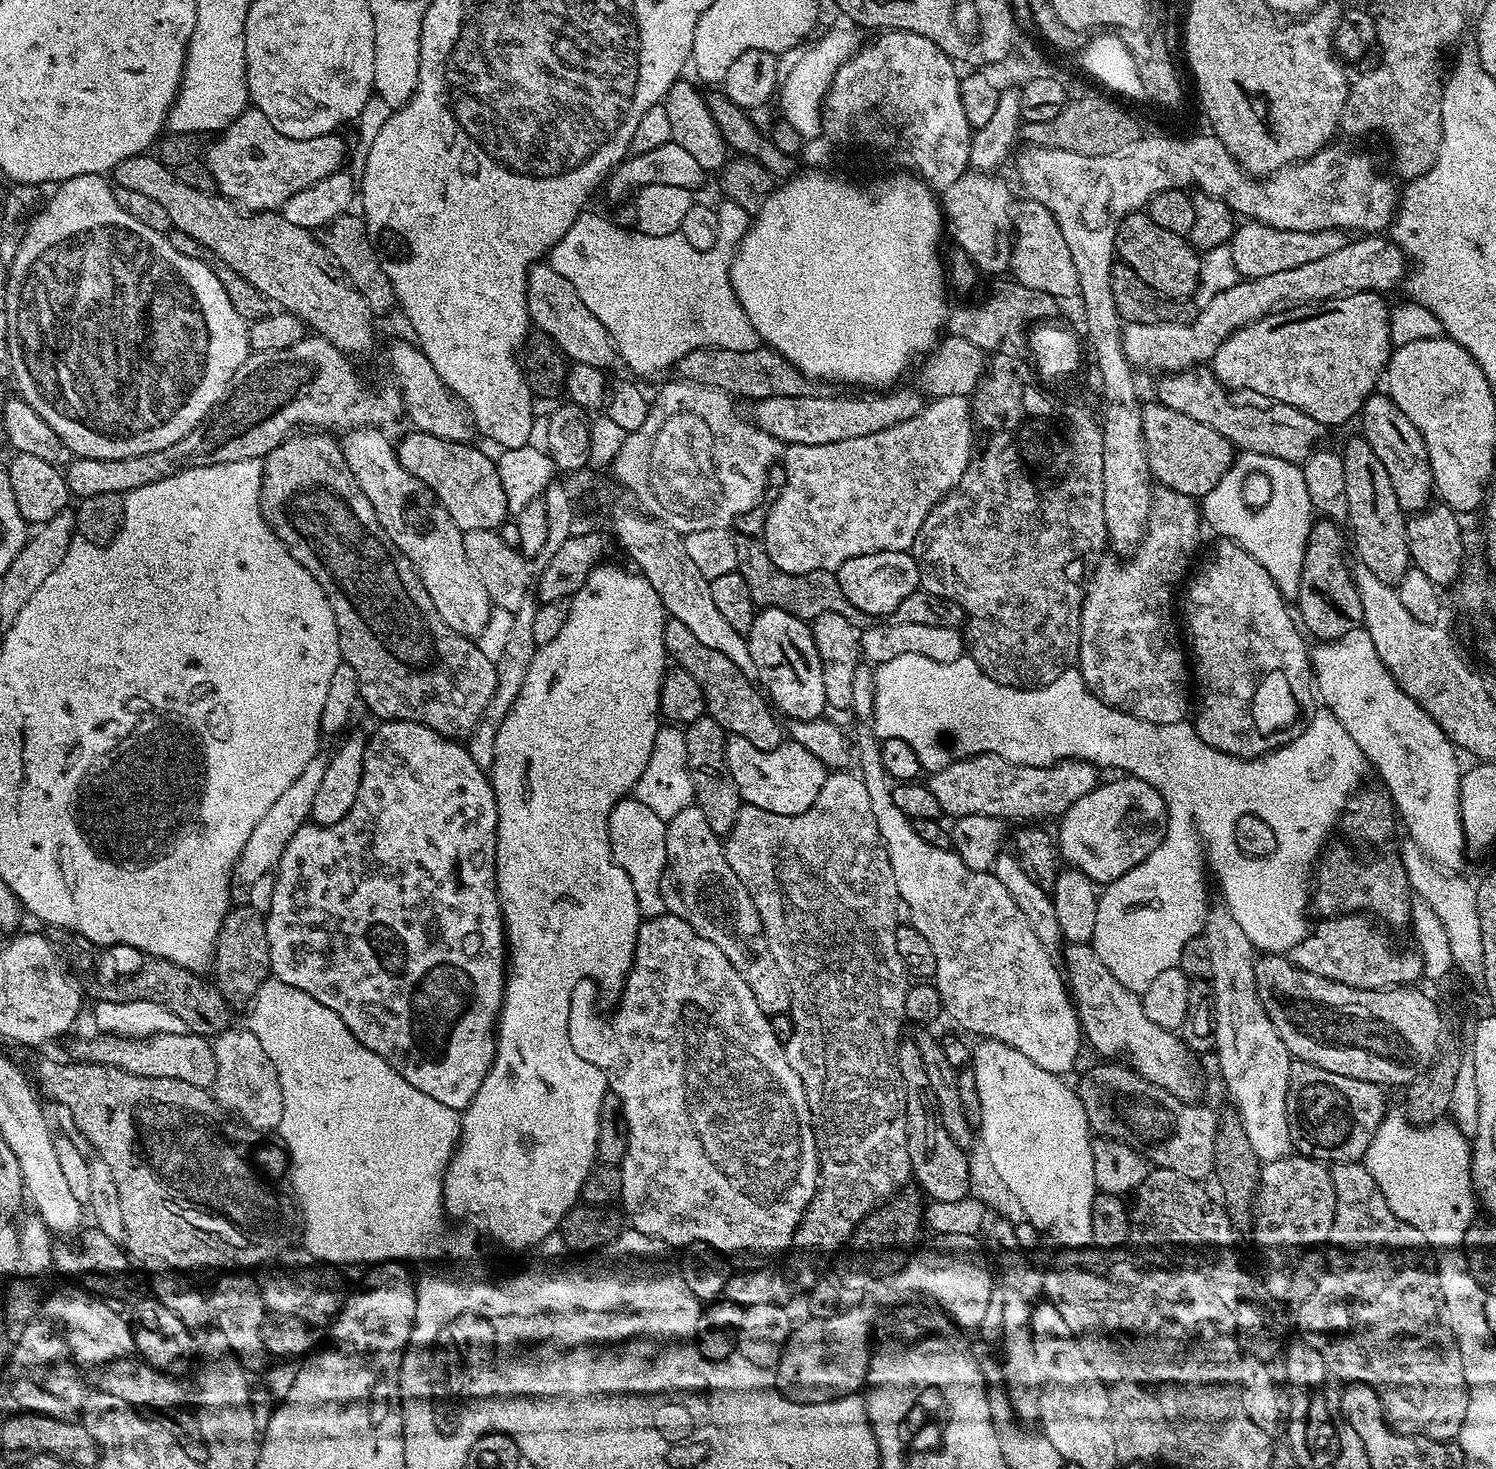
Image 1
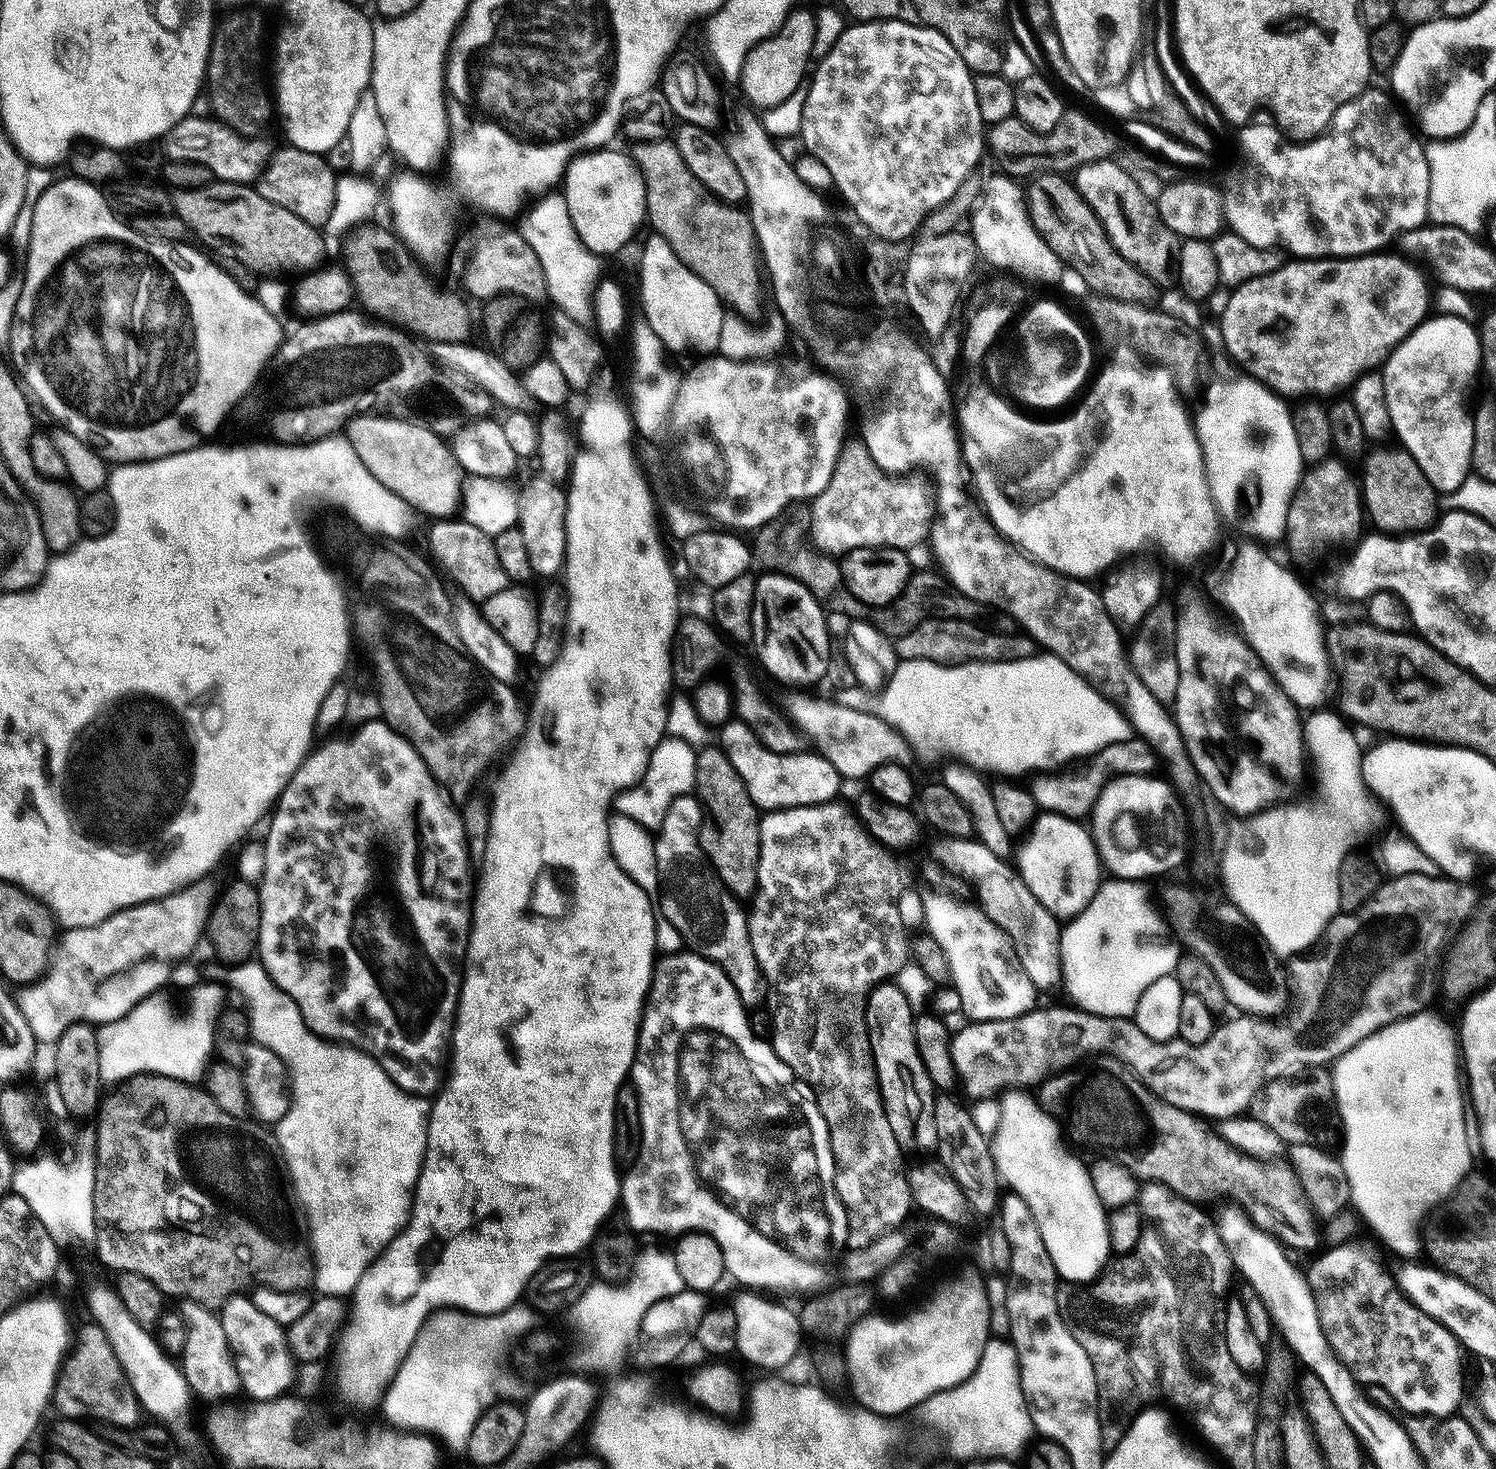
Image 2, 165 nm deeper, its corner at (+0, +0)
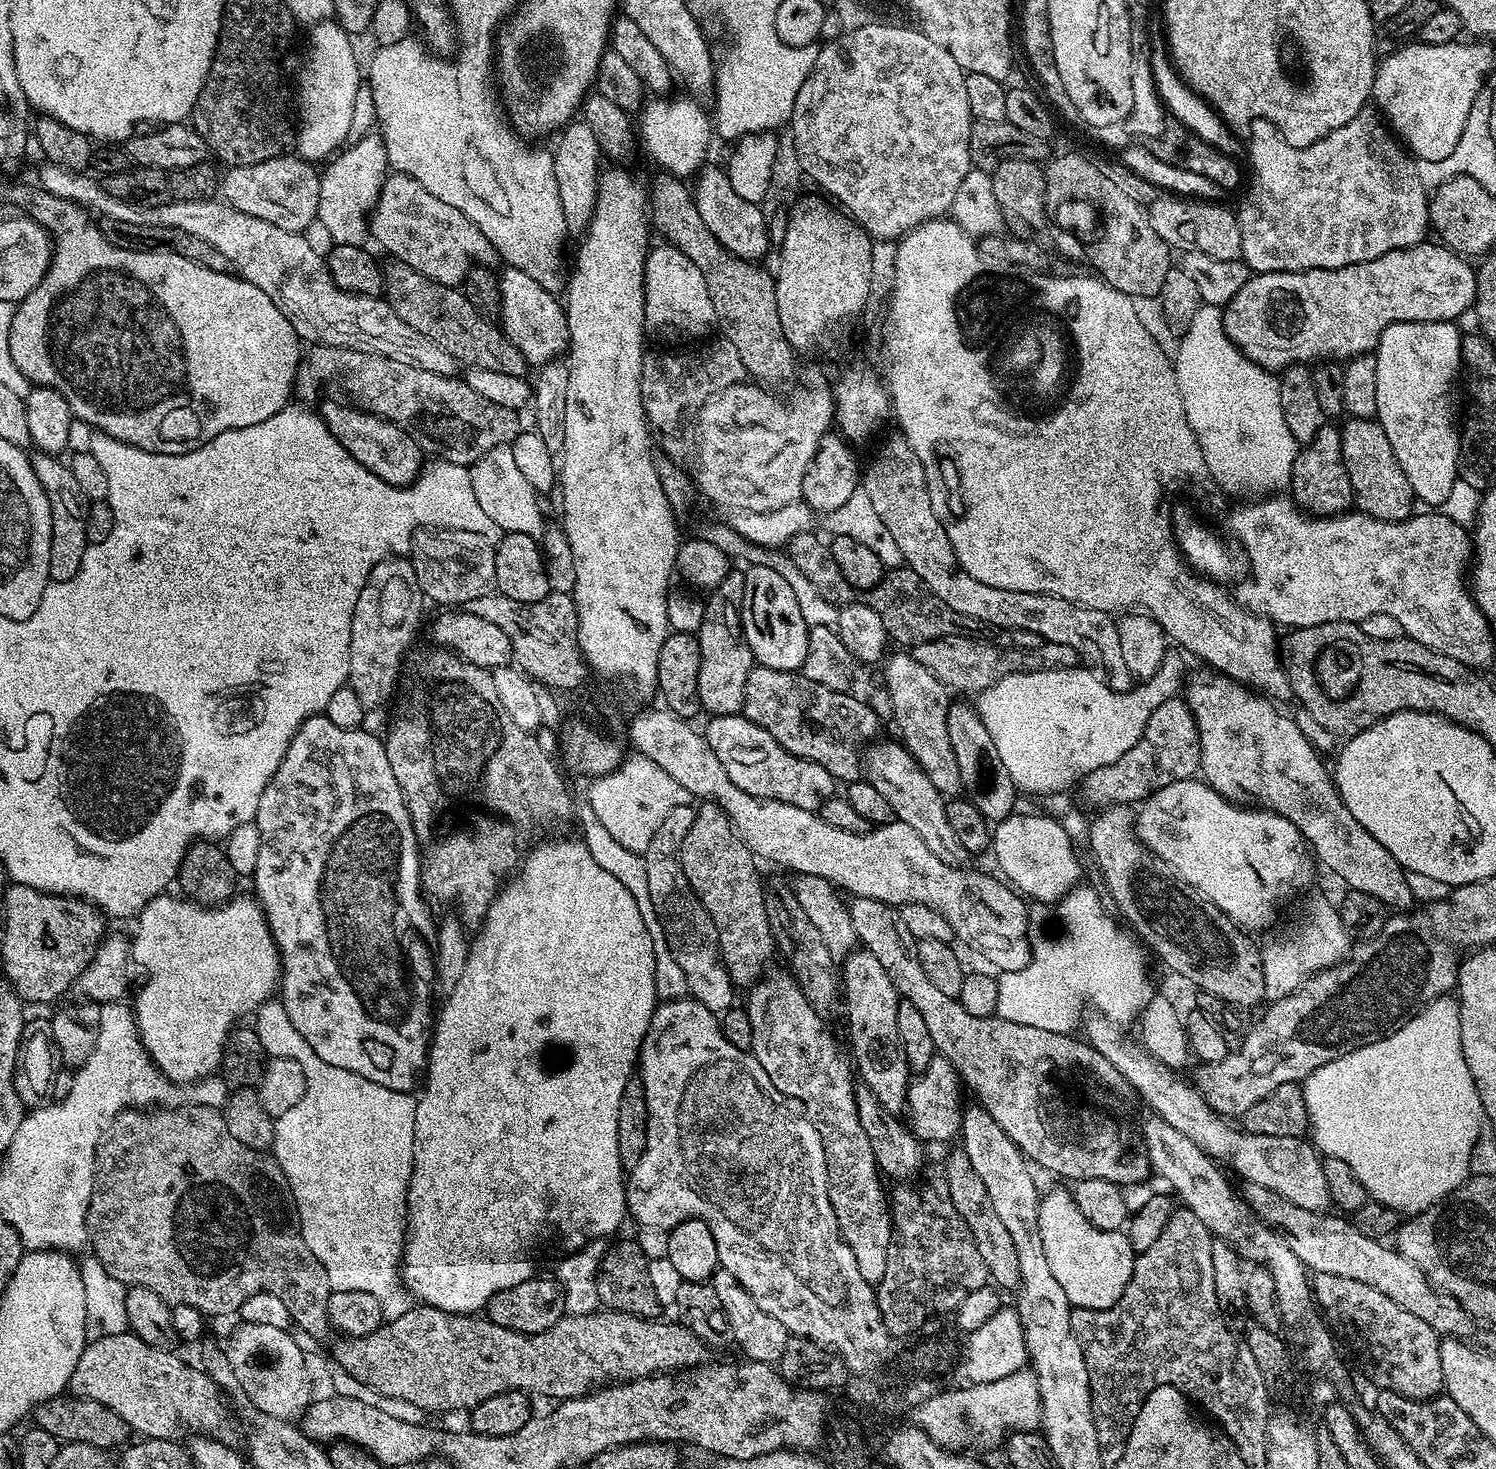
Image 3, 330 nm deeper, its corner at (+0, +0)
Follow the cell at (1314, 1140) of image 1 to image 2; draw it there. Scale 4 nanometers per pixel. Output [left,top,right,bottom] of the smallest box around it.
[1254,1078,1341,1146]

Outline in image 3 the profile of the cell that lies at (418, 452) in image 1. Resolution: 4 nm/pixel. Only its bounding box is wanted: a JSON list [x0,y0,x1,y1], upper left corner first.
[319,400,422,486]

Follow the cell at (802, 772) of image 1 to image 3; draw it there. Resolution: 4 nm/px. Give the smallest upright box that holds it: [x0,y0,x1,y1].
[702,714,837,813]

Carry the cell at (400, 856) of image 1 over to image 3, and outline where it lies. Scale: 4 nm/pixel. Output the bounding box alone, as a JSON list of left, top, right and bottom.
[254,715,436,1093]

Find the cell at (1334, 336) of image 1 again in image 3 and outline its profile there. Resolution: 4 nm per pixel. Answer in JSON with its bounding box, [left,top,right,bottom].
[1223,242,1476,374]

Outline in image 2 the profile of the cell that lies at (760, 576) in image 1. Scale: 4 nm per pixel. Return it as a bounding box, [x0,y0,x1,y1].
[752,502,978,638]

